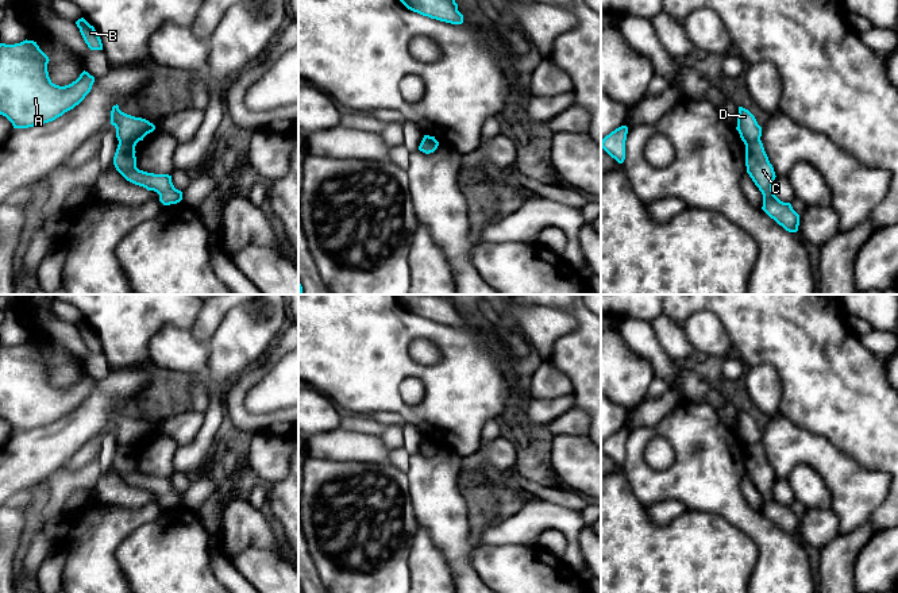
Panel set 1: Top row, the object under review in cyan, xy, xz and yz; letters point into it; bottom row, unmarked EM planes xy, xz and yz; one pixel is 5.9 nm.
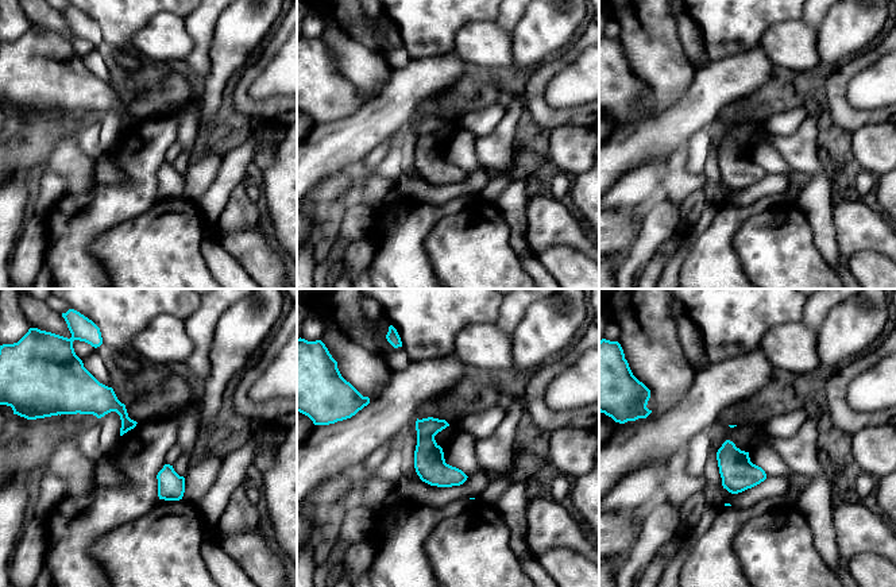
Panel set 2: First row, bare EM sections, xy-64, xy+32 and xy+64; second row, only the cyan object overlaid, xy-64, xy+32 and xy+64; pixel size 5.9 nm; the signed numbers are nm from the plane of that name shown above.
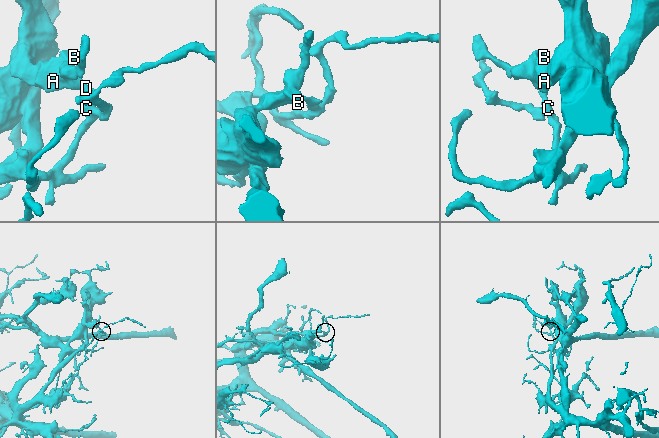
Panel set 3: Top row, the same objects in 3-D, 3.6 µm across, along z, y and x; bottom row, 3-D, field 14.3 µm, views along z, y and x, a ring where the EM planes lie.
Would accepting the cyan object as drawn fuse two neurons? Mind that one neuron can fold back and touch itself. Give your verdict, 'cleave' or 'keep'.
cleave

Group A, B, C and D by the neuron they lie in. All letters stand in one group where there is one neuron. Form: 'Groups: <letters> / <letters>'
Groups: A B D / C

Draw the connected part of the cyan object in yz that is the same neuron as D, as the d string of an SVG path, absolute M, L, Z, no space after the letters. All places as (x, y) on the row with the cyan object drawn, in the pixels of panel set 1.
M739 107L737 127L744 145L760 140L762 127L758 124L755 116L745 108Z

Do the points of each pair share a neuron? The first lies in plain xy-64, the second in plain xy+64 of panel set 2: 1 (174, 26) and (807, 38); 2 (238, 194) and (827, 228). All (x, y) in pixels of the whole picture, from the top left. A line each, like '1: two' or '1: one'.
1: one
2: two

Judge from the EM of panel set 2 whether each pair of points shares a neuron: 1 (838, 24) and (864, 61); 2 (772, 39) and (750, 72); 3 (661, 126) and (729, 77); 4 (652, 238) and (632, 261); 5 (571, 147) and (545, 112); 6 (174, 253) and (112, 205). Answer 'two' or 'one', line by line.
1: two
2: two
3: one
4: one
5: two
6: two

